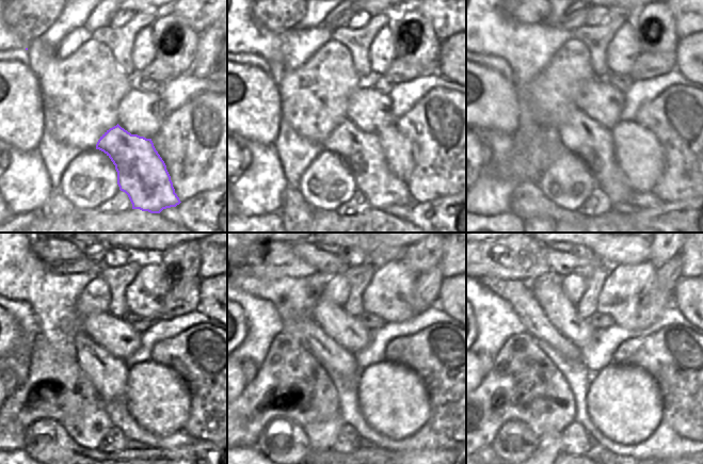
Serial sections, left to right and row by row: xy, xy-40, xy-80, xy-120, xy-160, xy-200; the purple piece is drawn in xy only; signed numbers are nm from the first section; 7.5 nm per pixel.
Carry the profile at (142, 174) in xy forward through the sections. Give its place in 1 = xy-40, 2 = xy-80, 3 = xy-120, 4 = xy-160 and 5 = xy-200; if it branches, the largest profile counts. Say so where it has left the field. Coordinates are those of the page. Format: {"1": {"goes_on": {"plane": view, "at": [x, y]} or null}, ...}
{"1": {"goes_on": {"plane": "xy-40", "at": [363, 152]}}, "2": {"goes_on": {"plane": "xy-80", "at": [590, 141]}}, "3": {"goes_on": {"plane": "xy-120", "at": [109, 374]}}, "4": {"goes_on": {"plane": "xy-160", "at": [298, 322]}}, "5": {"goes_on": {"plane": "xy-200", "at": [537, 323]}}}

